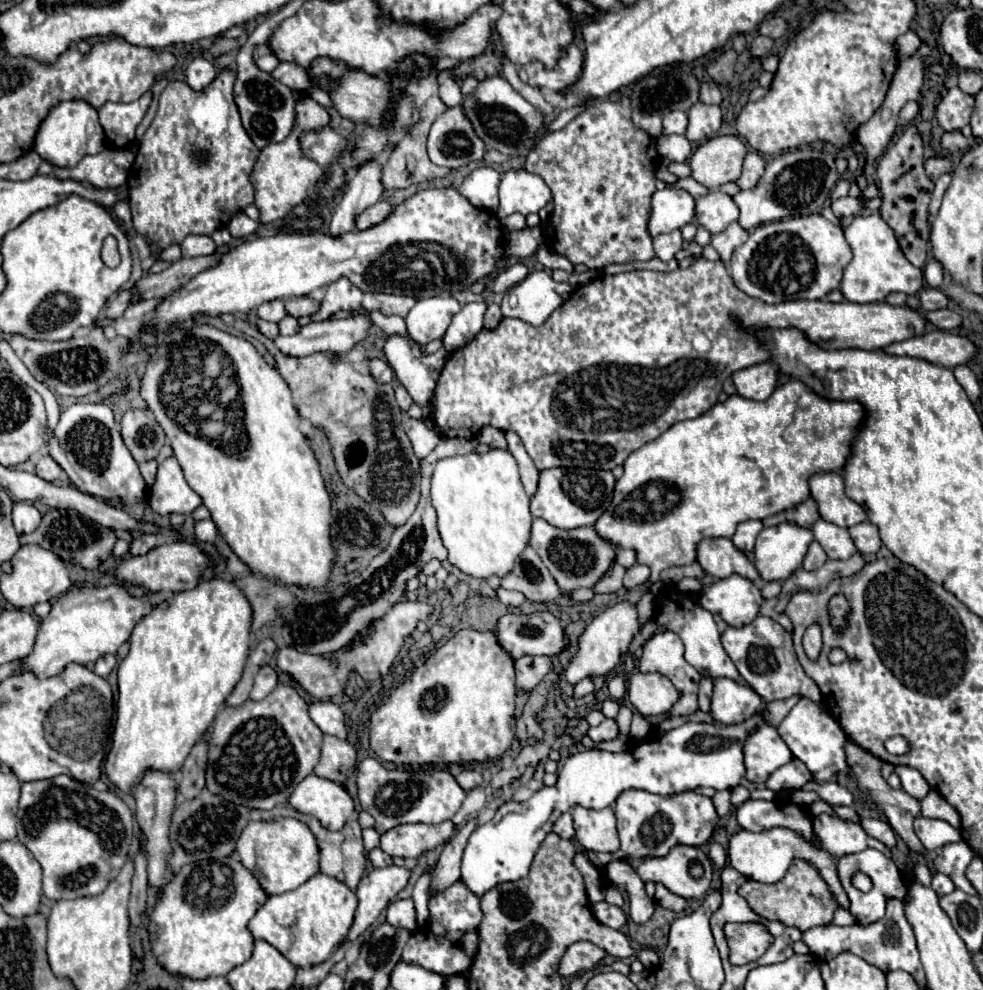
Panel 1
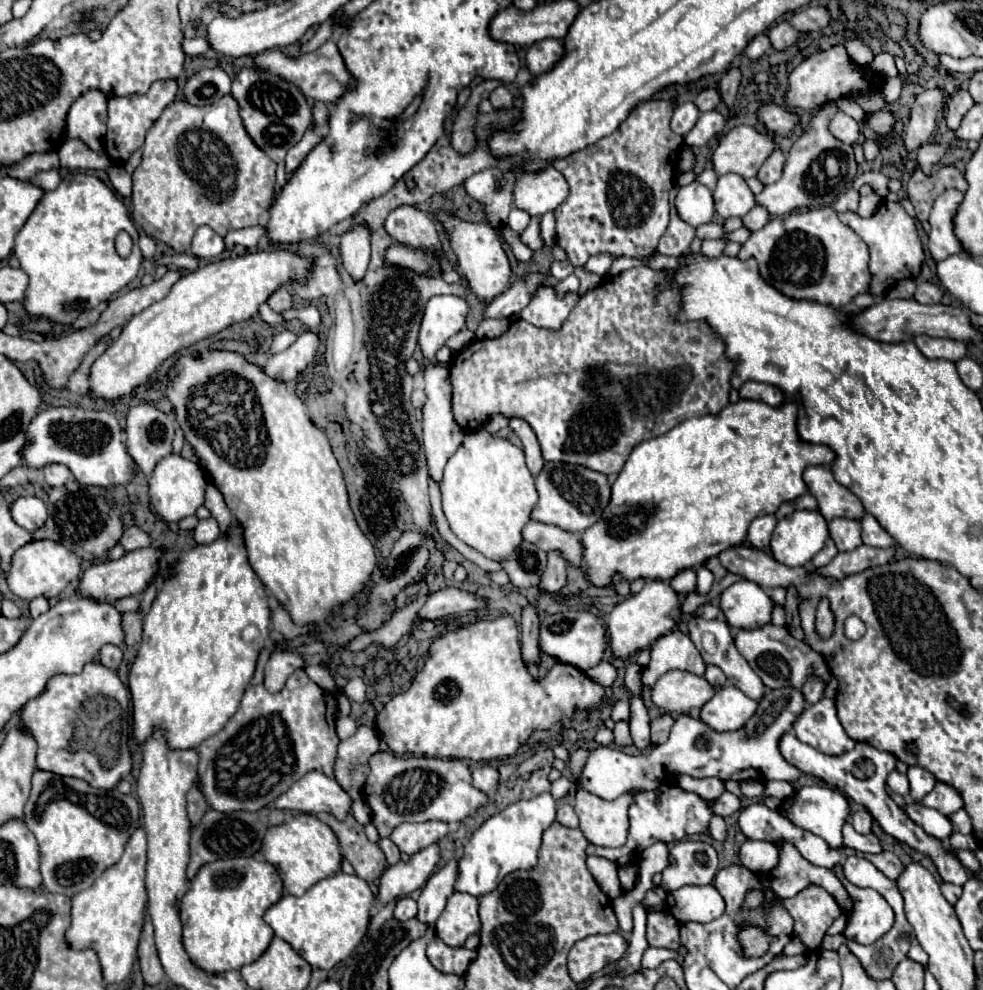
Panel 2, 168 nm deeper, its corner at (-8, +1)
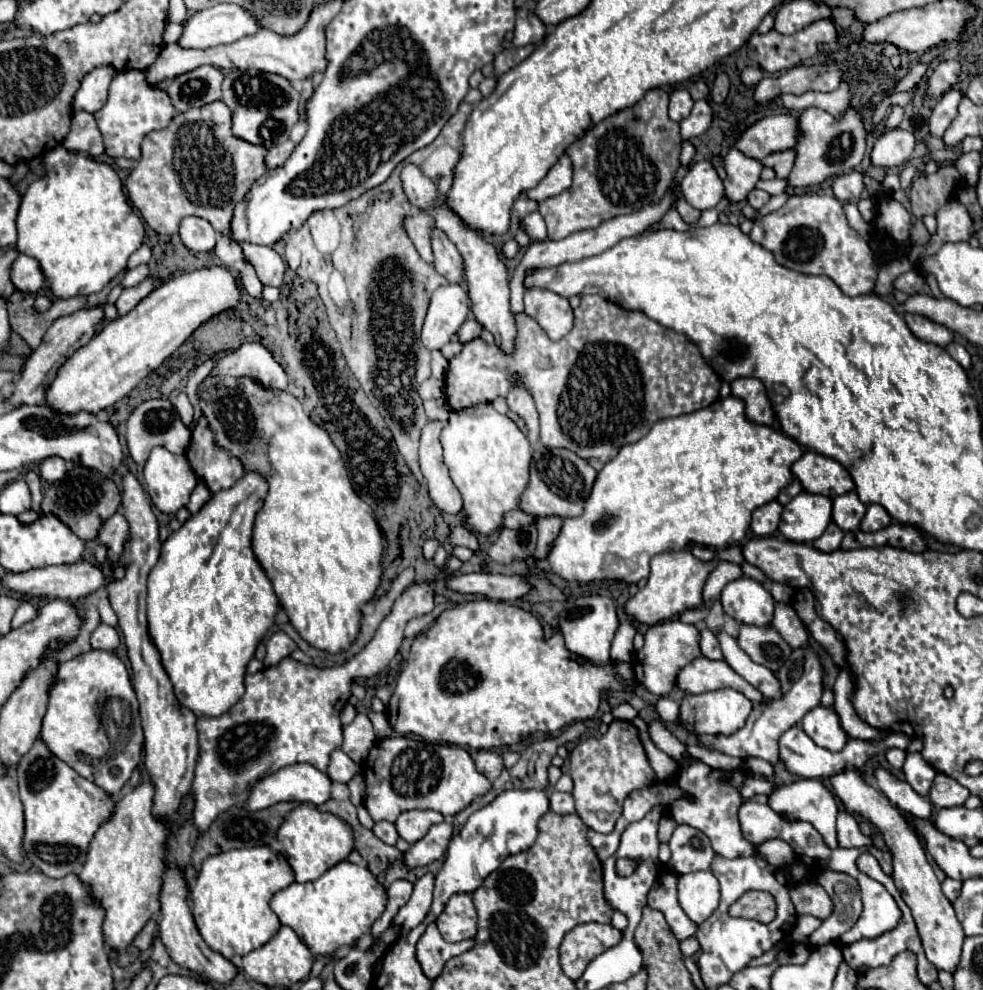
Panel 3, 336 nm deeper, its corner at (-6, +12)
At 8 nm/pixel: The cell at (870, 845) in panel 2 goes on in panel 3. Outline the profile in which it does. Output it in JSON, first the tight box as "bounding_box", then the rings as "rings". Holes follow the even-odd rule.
{"bounding_box":[838,812,872,848],"rings":[[[840,812],[838,814],[838,844],[842,848],[862,848],[862,846],[872,846],[872,838],[864,836],[858,828],[856,818],[850,812]]]}

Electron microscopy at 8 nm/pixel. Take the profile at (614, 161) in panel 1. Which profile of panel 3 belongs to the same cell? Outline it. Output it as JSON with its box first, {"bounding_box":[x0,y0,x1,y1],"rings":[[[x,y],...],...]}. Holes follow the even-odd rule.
{"bounding_box":[540,88,680,240],"rings":[[[662,88],[648,90],[646,96],[632,108],[624,108],[622,112],[616,112],[614,116],[602,120],[602,124],[592,126],[580,140],[576,140],[566,150],[566,154],[570,156],[574,166],[572,186],[562,194],[540,202],[540,214],[546,220],[550,240],[562,240],[574,232],[598,228],[598,224],[606,220],[612,220],[620,214],[638,212],[646,204],[662,200],[680,166],[680,126],[668,118],[668,92]],[[666,142],[670,142],[674,150],[666,150]]]}

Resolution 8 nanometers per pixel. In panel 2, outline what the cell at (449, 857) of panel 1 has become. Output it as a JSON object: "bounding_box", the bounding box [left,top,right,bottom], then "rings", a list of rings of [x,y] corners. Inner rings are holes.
{"bounding_box":[416,861,458,923],"rings":[[[450,861],[444,869],[436,871],[426,887],[422,889],[418,897],[418,915],[416,919],[420,923],[436,923],[436,919],[442,915],[446,907],[446,899],[454,893],[454,879],[456,879],[456,869],[458,863]]]}

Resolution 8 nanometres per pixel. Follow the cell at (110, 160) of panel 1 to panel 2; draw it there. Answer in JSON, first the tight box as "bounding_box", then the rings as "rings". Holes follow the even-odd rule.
{"bounding_box":[28,171,60,191],"rings":[[[58,171],[38,173],[38,175],[34,175],[32,179],[28,179],[28,183],[36,185],[36,187],[42,187],[44,191],[52,191],[52,189],[56,189],[58,183],[60,183],[60,173],[58,173]]]}

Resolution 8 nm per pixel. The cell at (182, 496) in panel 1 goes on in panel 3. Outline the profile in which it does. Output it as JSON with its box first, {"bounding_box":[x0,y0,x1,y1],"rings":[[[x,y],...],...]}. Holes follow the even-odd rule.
{"bounding_box":[144,446,198,514],"rings":[[[162,446],[150,452],[144,464],[144,480],[148,496],[164,514],[174,514],[186,506],[198,484],[188,458],[184,454],[172,454]]]}

